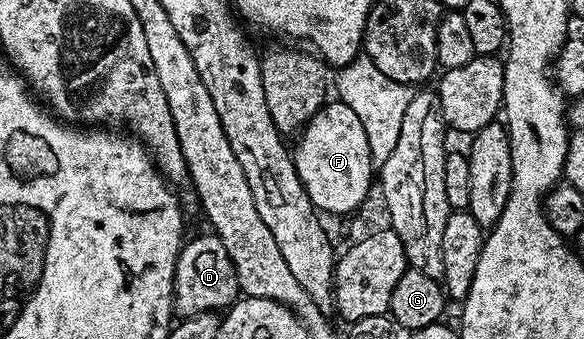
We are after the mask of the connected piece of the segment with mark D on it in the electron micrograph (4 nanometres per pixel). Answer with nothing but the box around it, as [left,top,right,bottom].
[173,233,241,317]

